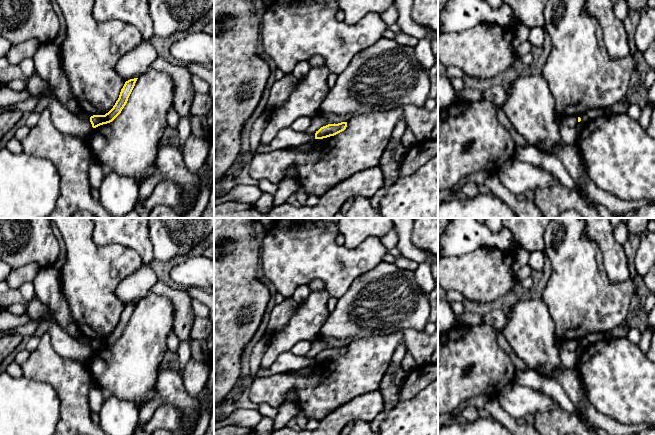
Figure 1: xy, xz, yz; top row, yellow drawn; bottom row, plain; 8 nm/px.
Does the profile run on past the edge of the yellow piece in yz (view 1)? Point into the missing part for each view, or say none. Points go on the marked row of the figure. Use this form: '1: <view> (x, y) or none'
1: none

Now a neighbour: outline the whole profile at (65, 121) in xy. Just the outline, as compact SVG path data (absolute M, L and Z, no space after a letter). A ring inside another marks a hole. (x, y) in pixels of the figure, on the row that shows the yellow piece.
M52 96L43 97L33 112L41 114L48 109L53 125L62 133L85 138L92 131L90 121L68 111L64 105Z

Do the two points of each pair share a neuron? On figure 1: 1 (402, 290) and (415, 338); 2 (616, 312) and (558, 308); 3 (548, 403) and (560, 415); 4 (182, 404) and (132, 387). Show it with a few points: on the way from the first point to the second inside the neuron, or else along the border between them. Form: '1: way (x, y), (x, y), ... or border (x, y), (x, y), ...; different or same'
1: border (424, 329), (404, 329), (402, 331); different
2: way (602, 308), (572, 308); same
3: border (558, 405), (551, 410), (540, 411), (534, 416); different
4: border (159, 372), (156, 378), (157, 398); different

